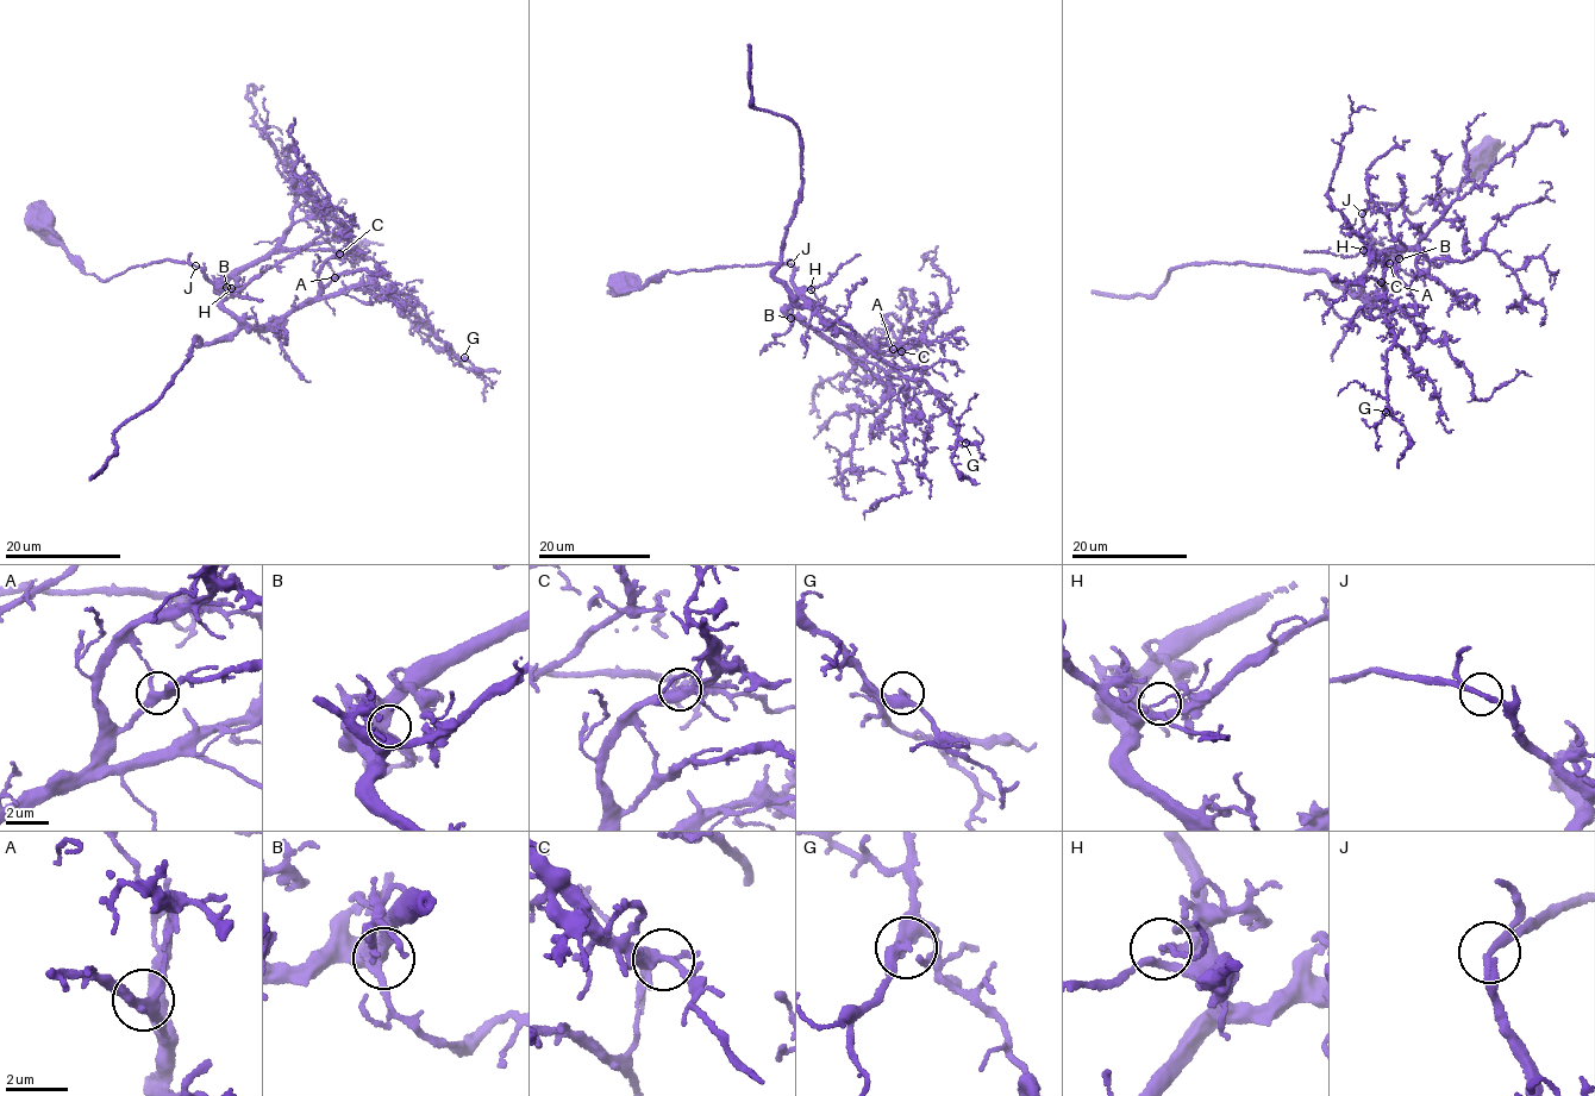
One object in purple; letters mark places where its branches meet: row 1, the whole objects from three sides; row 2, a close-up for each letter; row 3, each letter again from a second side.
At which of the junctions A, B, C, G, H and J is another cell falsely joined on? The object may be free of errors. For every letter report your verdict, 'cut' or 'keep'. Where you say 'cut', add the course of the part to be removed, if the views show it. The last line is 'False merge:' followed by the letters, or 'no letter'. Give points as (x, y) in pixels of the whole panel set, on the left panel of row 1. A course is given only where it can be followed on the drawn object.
A: keep
B: keep
C: keep
G: keep
H: keep
J: keep
False merge: no letter

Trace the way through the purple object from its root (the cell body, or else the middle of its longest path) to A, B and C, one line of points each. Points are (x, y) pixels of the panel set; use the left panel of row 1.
A: (36, 220), (104, 280), (166, 260), (193, 263), (223, 292), (225, 309), (254, 326), (280, 324), (335, 277)
B: (36, 220), (48, 224), (86, 273), (100, 279), (166, 260), (201, 268), (223, 296), (220, 293), (226, 287)
C: (36, 220), (104, 280), (166, 260), (193, 263), (225, 309), (255, 326), (301, 308), (320, 267), (339, 254)

